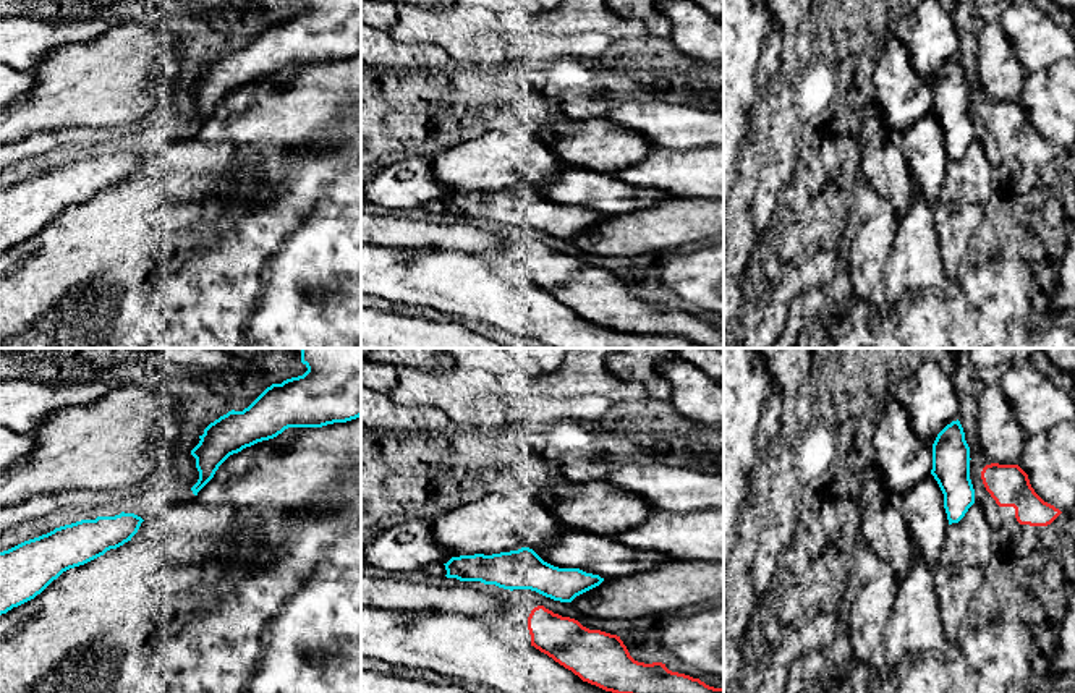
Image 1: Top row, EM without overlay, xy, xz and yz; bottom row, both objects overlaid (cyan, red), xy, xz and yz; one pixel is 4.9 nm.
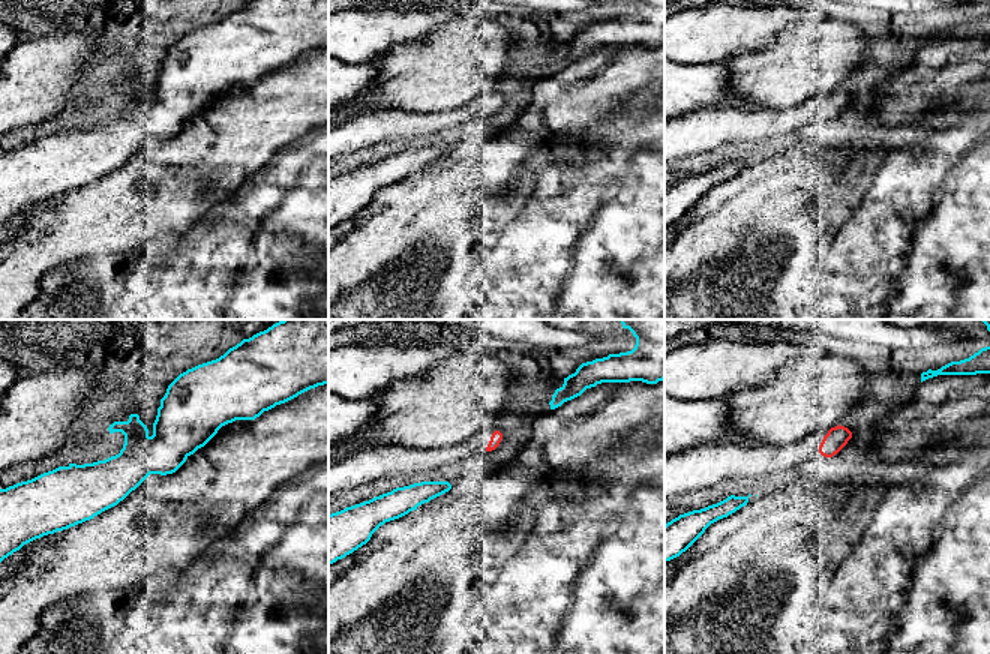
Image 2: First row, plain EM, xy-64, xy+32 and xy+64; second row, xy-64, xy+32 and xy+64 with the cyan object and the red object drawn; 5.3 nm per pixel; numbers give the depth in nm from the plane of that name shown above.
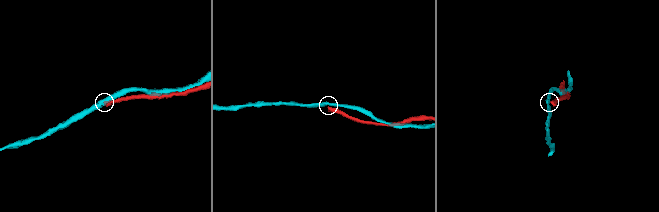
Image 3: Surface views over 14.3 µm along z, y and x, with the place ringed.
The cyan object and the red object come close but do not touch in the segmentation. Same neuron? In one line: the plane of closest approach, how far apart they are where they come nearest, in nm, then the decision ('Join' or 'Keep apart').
Closest in xz. Distance 50 nm. Keep apart

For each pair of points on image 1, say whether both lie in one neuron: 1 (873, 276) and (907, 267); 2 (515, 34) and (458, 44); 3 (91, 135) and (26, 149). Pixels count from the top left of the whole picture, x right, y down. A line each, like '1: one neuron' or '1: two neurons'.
1: two neurons
2: one neuron
3: one neuron

